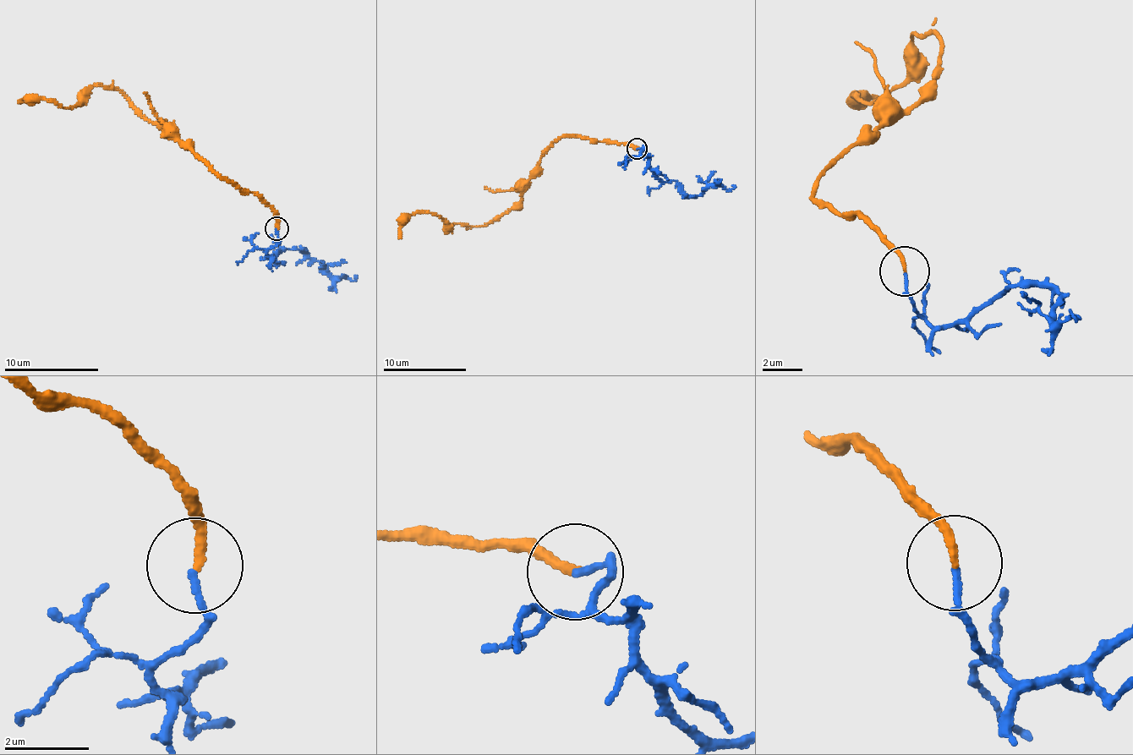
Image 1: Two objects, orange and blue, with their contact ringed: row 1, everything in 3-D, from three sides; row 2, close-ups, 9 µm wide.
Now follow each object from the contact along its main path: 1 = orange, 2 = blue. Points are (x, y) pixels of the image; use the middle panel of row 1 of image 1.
1: (637, 149), (562, 137), (541, 157), (521, 200), (493, 221), (451, 225), (436, 213), (415, 212), (399, 238)
2: (637, 149), (643, 147), (640, 155), (661, 182), (675, 180), (689, 195), (714, 185), (734, 185)

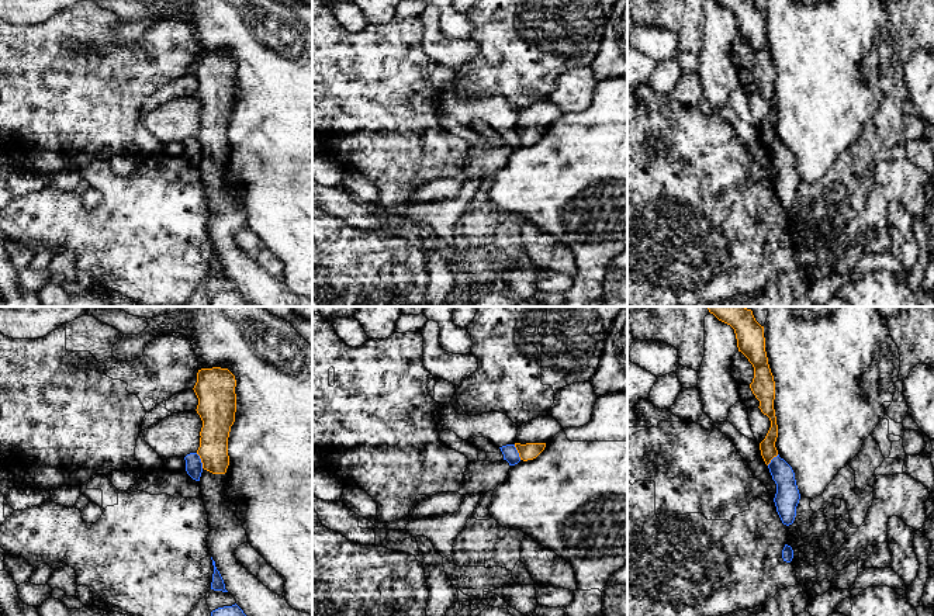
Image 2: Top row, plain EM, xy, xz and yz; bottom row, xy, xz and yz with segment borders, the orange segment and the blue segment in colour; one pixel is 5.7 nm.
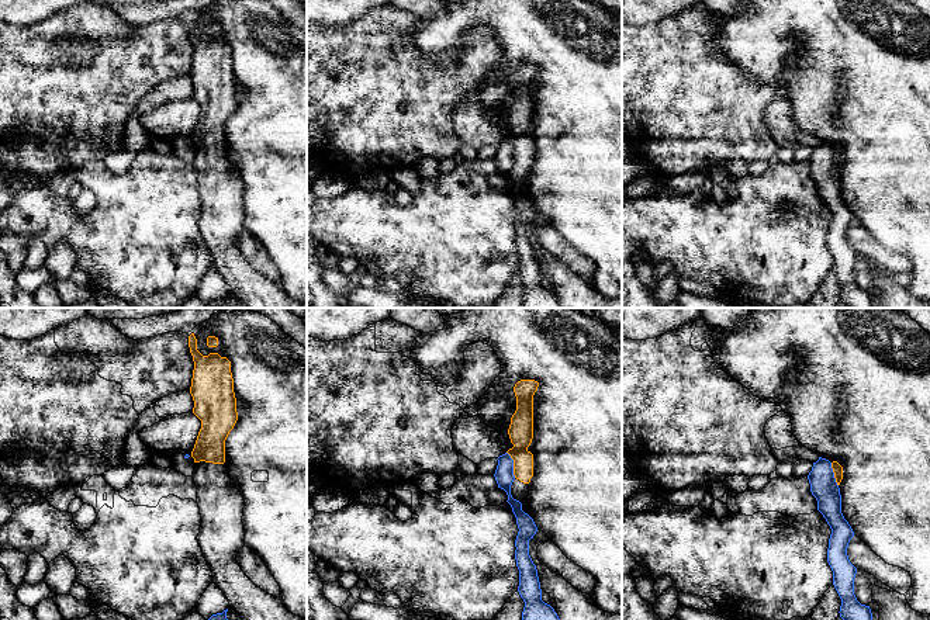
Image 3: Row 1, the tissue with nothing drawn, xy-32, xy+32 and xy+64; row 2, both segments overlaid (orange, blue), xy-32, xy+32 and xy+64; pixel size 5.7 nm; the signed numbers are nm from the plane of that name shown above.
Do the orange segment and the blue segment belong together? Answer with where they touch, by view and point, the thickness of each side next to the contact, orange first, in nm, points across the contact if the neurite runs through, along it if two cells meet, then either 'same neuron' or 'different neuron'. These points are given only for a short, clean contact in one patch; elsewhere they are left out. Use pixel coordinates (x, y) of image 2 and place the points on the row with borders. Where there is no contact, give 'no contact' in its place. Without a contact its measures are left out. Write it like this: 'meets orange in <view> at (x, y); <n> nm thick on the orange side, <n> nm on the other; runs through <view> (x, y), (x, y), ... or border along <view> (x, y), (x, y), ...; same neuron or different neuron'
meets orange in xy at (201, 460); 180 nm thick on the orange side, 100 nm on the other; border along xy (196, 453), (203, 467); different neuron

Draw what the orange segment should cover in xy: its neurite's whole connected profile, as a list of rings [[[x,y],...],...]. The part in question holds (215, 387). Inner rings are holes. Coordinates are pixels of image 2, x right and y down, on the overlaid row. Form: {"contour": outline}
{"contour": [[[201,368],[194,392],[197,413],[203,421],[197,454],[203,463],[200,487],[208,515],[207,547],[215,561],[225,589],[246,616],[312,616],[293,609],[252,575],[235,557],[238,546],[248,541],[246,530],[236,518],[238,506],[225,495],[229,466],[228,437],[235,422],[236,380],[228,368]]]}

